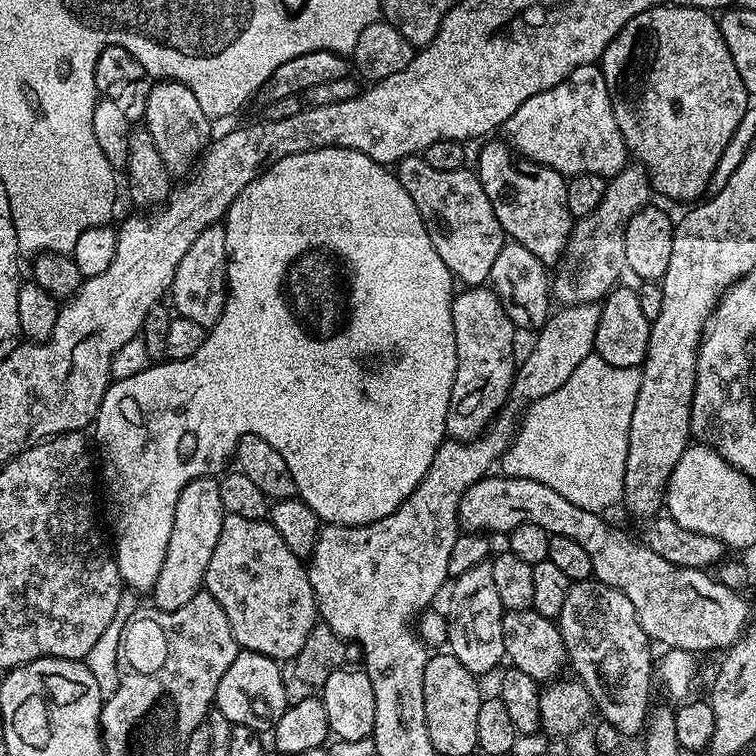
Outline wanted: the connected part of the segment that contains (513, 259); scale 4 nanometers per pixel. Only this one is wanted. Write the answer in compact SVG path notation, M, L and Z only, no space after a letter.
M506 242L502 250L498 250L498 258L494 258L494 266L490 266L488 275L492 291L498 294L498 302L502 302L502 310L506 310L506 318L517 330L524 328L529 334L535 334L548 321L550 309L554 301L550 293L549 269L526 250L526 246L515 242Z

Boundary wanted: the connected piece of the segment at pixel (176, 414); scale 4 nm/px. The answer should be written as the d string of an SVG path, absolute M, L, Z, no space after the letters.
M315 148L302 154L290 154L278 162L274 162L259 176L255 176L243 190L234 198L234 202L228 207L228 215L224 217L224 229L226 230L226 254L228 255L228 291L224 298L224 309L218 318L218 322L207 329L202 346L194 350L190 358L181 360L165 359L163 362L153 363L144 368L138 374L130 378L121 380L113 379L109 383L106 394L102 398L100 408L96 411L94 429L96 428L96 440L100 443L100 456L98 452L98 472L104 475L104 488L108 491L108 496L112 499L112 532L116 535L116 548L114 544L114 555L116 565L120 571L120 579L125 585L128 584L137 593L147 593L154 586L158 578L158 570L162 570L162 558L166 558L166 546L170 542L170 530L174 530L174 506L178 506L178 494L194 478L203 476L216 476L225 471L224 463L233 459L236 451L236 444L246 434L254 434L258 438L266 438L282 458L286 458L286 466L290 466L290 474L294 474L294 486L296 496L316 514L324 524L341 524L342 526L362 526L363 524L373 524L398 510L406 498L422 482L426 470L434 462L434 454L440 449L441 444L446 439L448 427L446 426L446 414L448 413L448 403L450 402L450 390L454 390L454 374L456 373L456 343L454 342L454 318L452 317L452 297L454 295L454 277L452 271L438 258L438 250L434 250L434 242L430 242L430 234L422 222L422 214L418 214L418 206L414 206L414 198L406 194L402 182L398 182L395 171L389 170L385 165L374 162L366 158L358 150L349 148Z

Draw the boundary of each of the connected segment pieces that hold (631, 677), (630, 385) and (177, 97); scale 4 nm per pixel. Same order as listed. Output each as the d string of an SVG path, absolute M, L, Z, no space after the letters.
M595 578L590 580L577 580L571 585L566 594L566 602L562 606L562 614L558 618L558 627L562 634L562 642L564 643L564 649L568 651L567 663L570 668L573 668L575 679L578 679L584 683L586 690L592 696L592 703L597 713L606 722L610 722L620 732L621 737L628 738L632 736L636 731L643 729L646 724L646 719L650 711L650 703L648 704L648 694L652 690L652 680L654 684L654 656L652 660L652 652L650 647L650 641L648 635L642 630L640 620L634 614L634 606L630 606L630 598L626 598L626 594L622 594L618 590L614 590L610 586L606 586L601 580Z
M590 355L582 358L582 363L574 374L554 394L546 394L546 398L538 398L533 404L527 405L525 414L519 421L516 435L512 437L511 444L504 451L504 455L498 461L498 468L505 476L517 476L518 478L530 478L534 482L542 482L542 486L550 486L550 490L558 490L562 498L574 502L574 506L582 506L582 510L590 510L601 514L607 513L607 508L618 505L624 499L624 475L626 474L626 454L628 453L628 439L630 438L630 418L634 414L634 402L638 402L638 386L640 385L640 368L623 368L622 366L610 366L598 355Z
M161 79L149 87L142 124L148 129L150 138L154 138L154 146L158 146L162 162L166 162L166 170L176 178L187 177L197 167L214 136L213 121L202 114L202 106L198 98L194 98L194 90L177 80Z

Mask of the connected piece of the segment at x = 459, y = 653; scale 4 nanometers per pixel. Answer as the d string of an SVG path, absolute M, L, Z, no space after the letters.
M485 562L466 570L466 574L455 577L452 588L452 601L446 607L446 619L448 621L448 639L447 647L450 649L450 655L458 658L466 670L473 672L476 677L483 677L483 672L492 672L496 667L501 667L504 655L504 639L502 638L502 618L506 609L498 598L498 589L494 586L494 570L491 563Z

